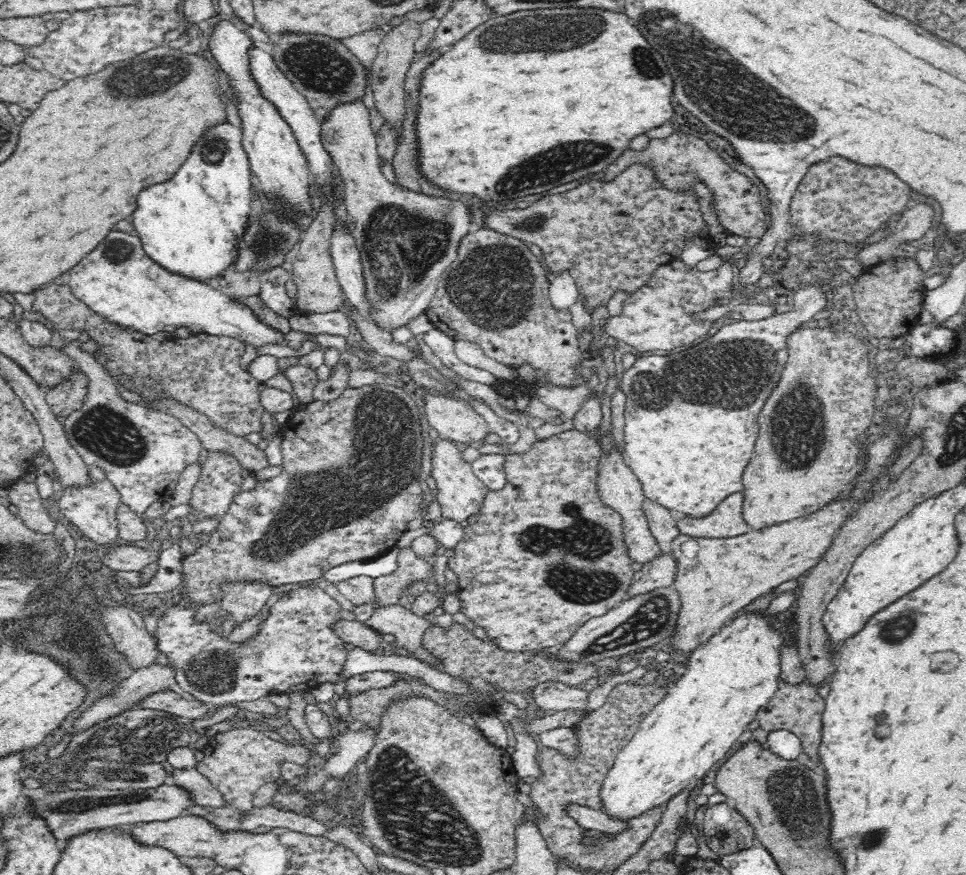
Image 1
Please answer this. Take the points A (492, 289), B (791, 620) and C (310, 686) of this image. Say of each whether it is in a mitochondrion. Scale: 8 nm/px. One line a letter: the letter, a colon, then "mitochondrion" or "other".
A: mitochondrion
B: other
C: other

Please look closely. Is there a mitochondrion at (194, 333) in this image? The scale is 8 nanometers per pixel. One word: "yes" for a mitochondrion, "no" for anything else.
no

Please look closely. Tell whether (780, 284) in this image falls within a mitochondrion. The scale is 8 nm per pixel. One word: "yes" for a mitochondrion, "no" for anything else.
no

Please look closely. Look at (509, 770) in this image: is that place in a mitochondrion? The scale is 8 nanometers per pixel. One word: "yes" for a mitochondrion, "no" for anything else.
no

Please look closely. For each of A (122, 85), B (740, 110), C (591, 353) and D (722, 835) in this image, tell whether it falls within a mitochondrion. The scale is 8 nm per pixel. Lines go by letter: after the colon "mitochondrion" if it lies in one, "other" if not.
A: mitochondrion
B: mitochondrion
C: other
D: other

